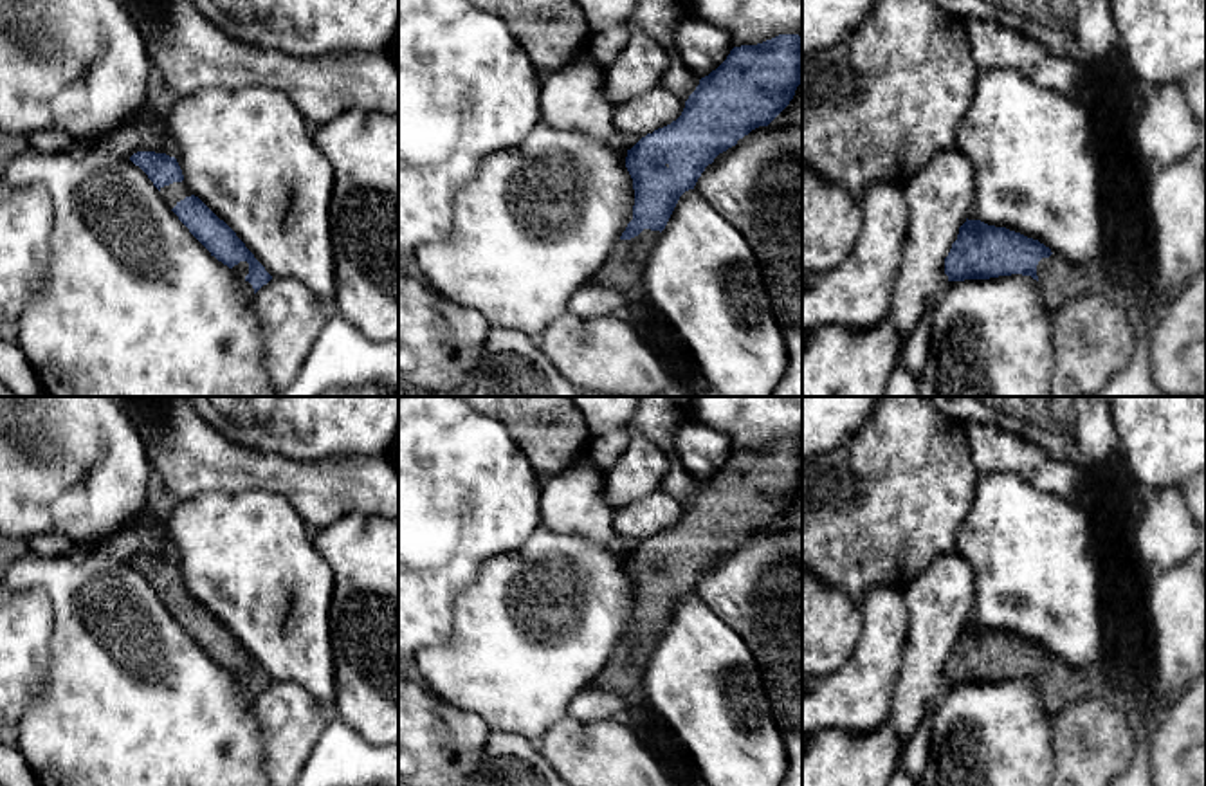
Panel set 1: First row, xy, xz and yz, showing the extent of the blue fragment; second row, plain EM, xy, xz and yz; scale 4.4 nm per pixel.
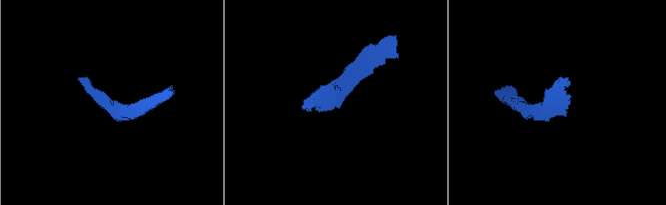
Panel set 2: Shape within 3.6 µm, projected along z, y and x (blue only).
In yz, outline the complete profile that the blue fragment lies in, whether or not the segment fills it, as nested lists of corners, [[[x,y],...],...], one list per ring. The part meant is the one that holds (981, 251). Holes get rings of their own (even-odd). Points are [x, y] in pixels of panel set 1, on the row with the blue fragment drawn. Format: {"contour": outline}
{"contour": [[[968,218],[945,258],[945,274],[948,281],[1031,276],[1047,308],[1058,308],[1098,283],[1094,270],[1069,263],[1038,240]]]}

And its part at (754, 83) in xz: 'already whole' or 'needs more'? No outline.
needs more

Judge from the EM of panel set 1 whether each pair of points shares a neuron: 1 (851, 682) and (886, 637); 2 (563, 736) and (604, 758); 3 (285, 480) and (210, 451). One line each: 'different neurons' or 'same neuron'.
1: same neuron
2: same neuron
3: same neuron

